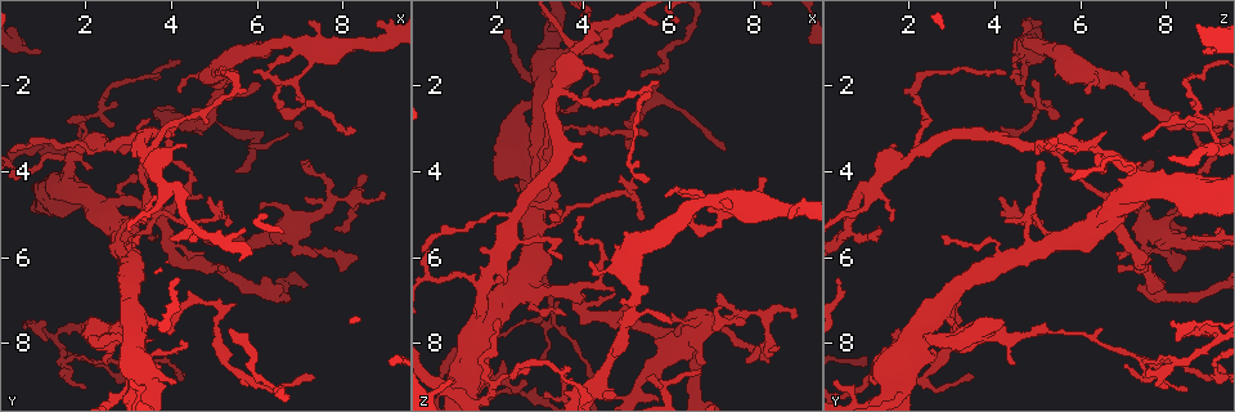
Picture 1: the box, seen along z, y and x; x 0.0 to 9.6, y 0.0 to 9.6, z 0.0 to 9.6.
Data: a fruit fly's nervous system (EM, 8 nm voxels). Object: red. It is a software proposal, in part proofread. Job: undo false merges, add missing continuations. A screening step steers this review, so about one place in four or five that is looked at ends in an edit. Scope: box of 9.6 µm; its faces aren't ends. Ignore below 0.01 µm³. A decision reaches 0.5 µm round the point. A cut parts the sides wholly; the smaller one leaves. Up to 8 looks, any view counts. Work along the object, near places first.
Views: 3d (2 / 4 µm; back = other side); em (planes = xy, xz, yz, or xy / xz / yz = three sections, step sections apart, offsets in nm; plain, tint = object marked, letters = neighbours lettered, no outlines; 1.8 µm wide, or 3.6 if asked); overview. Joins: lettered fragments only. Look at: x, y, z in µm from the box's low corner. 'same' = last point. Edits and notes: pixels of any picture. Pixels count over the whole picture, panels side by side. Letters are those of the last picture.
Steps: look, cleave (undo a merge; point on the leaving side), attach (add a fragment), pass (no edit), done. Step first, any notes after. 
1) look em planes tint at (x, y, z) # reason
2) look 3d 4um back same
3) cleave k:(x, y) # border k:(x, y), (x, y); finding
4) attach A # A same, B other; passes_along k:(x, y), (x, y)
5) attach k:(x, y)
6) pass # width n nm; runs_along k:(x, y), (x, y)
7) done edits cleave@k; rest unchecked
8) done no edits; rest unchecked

look em planes letters at (7.75, 4.70, 7.25) # a narrow waist

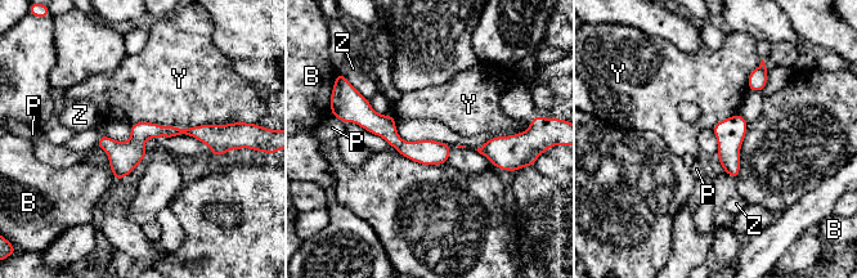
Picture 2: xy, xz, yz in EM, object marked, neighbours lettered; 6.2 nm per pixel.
pass # B other, P other, Y other, Z other; runs_along 2:(219, 134), (146, 131), (130, 147), (101, 144); one neuron here

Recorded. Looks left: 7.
look 3d 2um at (7.35, 8.85, 3.55) # tapers out

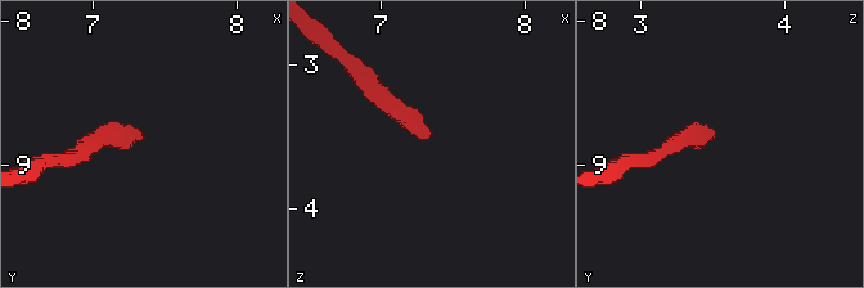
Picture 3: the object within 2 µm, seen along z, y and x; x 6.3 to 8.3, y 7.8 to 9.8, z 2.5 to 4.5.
look em yz step 4 letters at (7.30, 8.80, 3.54)

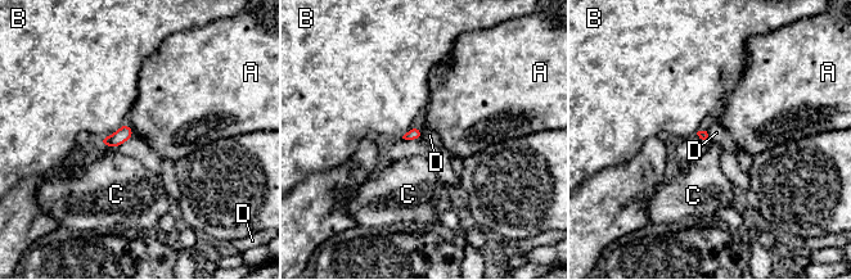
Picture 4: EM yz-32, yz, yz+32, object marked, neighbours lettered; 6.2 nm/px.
look em planes letters same # another direction

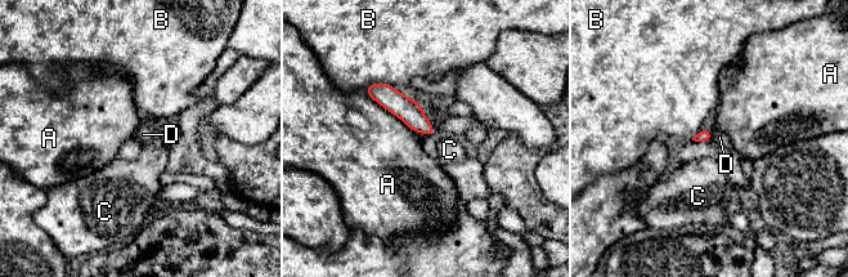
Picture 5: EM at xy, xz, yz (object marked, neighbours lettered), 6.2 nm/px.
pass # width 80 nm; longest_contact A 400 nm; A other, B other, C other, D other; no lettered fragment goes on from it

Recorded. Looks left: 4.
look em xy step 16 letters at (8.35, 5.95, 8.45)

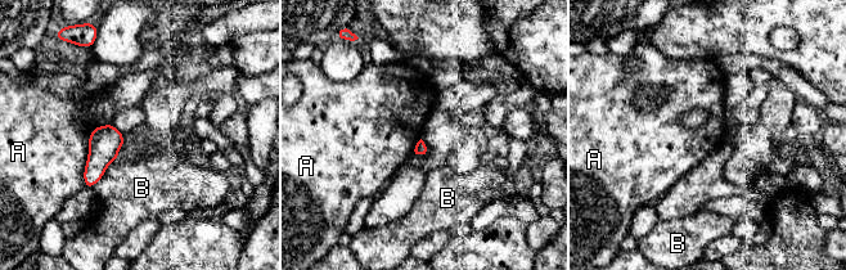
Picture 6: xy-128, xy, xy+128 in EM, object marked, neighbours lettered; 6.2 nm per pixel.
pass # longest_contact A 400 nm; A other, B other; border 6:(97, 126), (89, 135), (84, 187); no lettered fragment goes on from it

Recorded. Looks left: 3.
done no edits; rest unchecked

